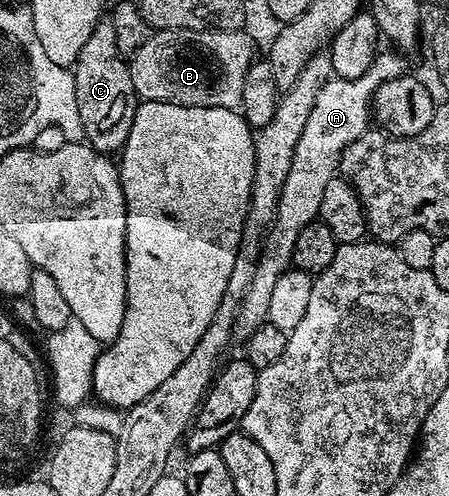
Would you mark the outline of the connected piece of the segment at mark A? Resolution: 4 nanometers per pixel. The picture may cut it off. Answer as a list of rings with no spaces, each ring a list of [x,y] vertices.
[[[392,49],[381,50],[370,69],[362,73],[362,77],[333,77],[322,85],[314,101],[314,109],[310,109],[310,117],[306,117],[306,129],[302,129],[302,137],[298,137],[298,145],[294,149],[286,181],[278,197],[278,209],[268,234],[262,240],[260,257],[252,271],[252,280],[244,290],[240,306],[236,309],[234,331],[237,336],[247,337],[266,322],[270,309],[270,292],[273,291],[274,281],[278,281],[280,274],[292,267],[294,241],[298,241],[298,233],[302,233],[306,225],[317,222],[322,193],[326,190],[326,185],[330,185],[330,181],[337,178],[344,150],[370,129],[370,120],[373,118],[372,94],[386,81],[405,74],[406,67],[395,54],[399,55]]]

